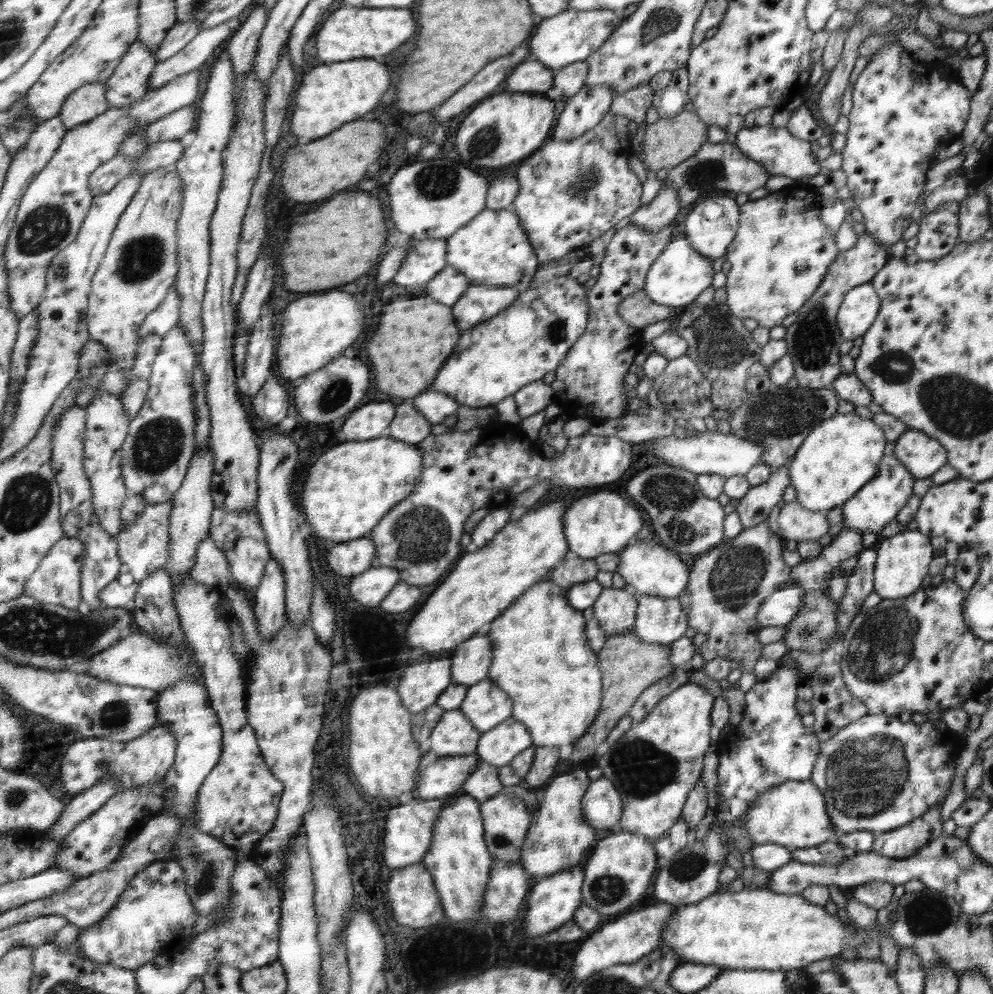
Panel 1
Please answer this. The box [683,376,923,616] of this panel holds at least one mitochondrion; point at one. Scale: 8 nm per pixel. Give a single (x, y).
(778, 416)

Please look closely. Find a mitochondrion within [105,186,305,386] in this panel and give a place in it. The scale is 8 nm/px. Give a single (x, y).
(139, 258)

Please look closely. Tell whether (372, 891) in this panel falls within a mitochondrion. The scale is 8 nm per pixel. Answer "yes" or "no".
no

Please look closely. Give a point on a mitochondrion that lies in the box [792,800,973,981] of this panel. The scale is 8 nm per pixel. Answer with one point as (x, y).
(928, 914)

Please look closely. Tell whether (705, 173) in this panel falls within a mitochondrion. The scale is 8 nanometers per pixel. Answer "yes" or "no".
yes

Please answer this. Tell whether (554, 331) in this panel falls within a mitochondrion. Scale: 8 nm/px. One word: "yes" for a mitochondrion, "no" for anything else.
yes

